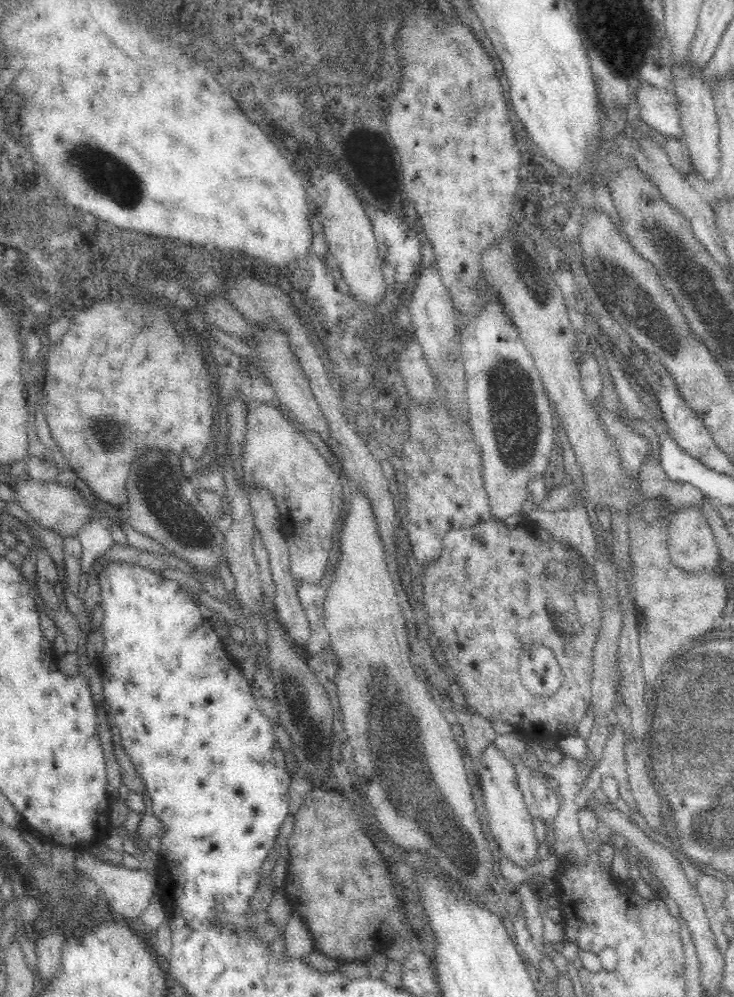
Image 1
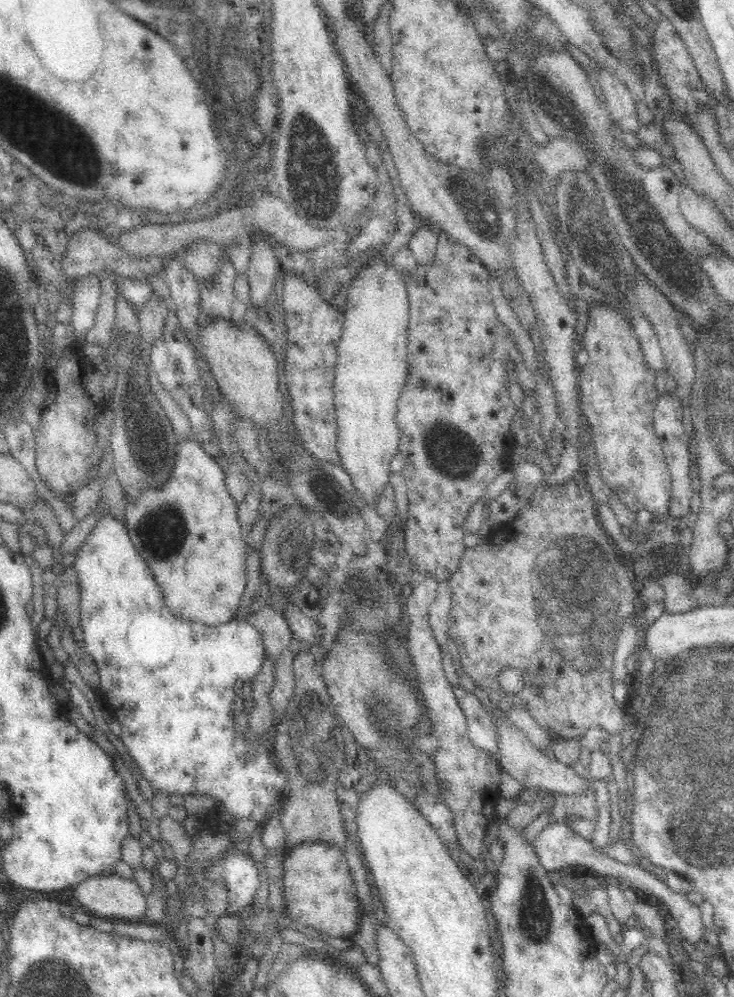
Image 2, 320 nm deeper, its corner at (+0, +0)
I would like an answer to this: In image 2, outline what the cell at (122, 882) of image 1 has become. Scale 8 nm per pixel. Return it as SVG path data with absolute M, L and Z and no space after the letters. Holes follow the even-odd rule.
M118 875L90 878L72 886L73 895L91 916L136 922L145 911L146 894L137 882Z

